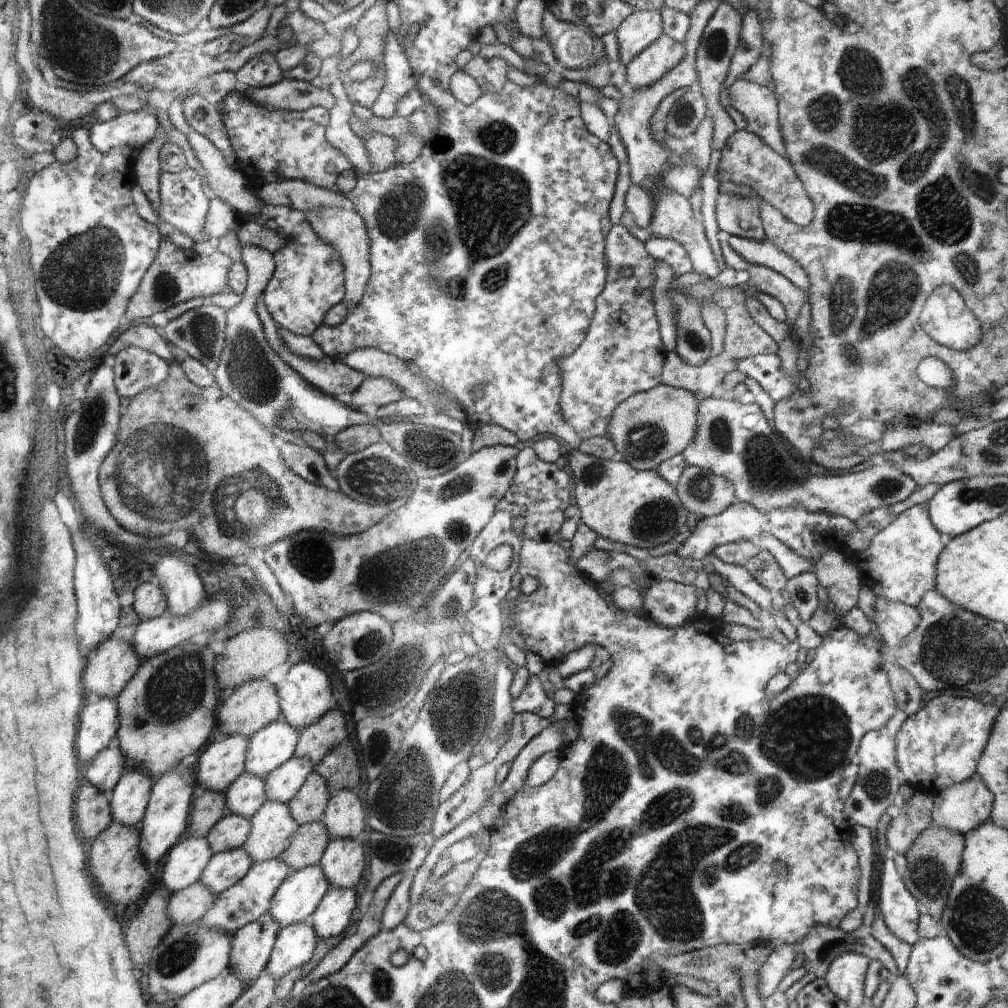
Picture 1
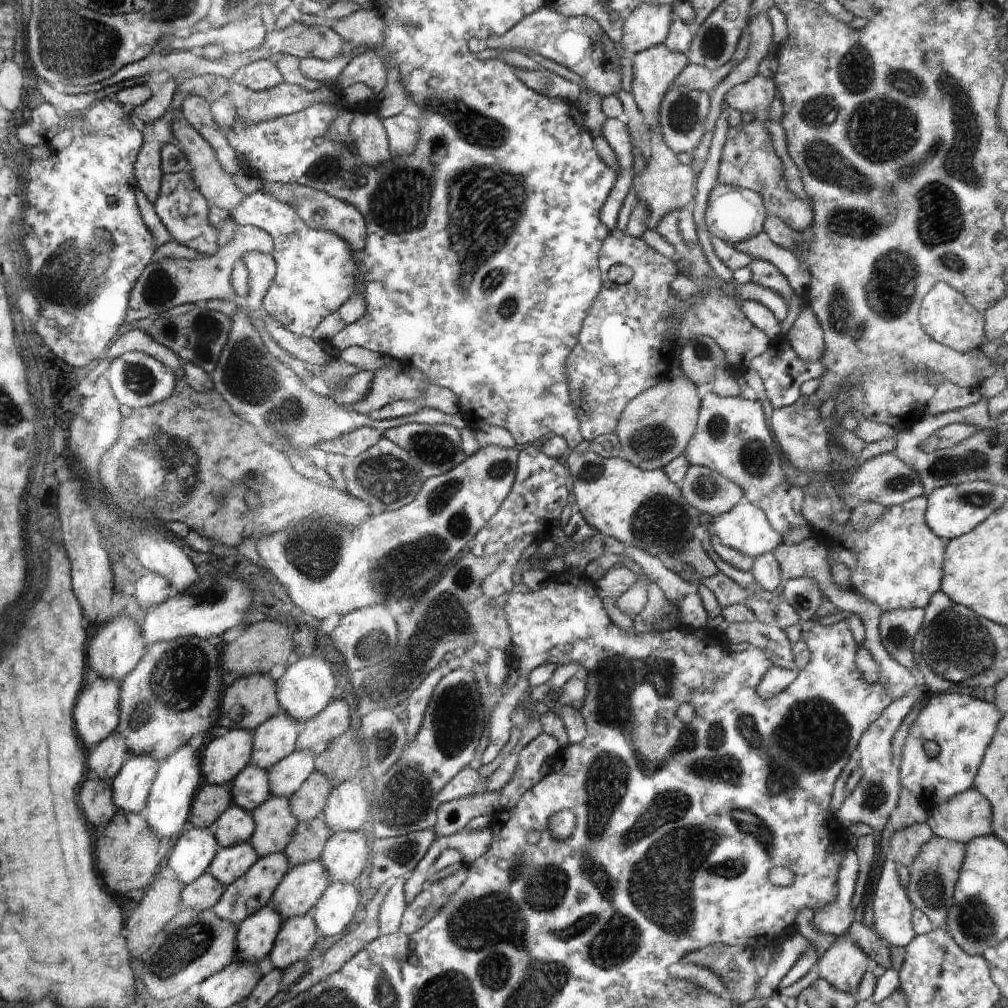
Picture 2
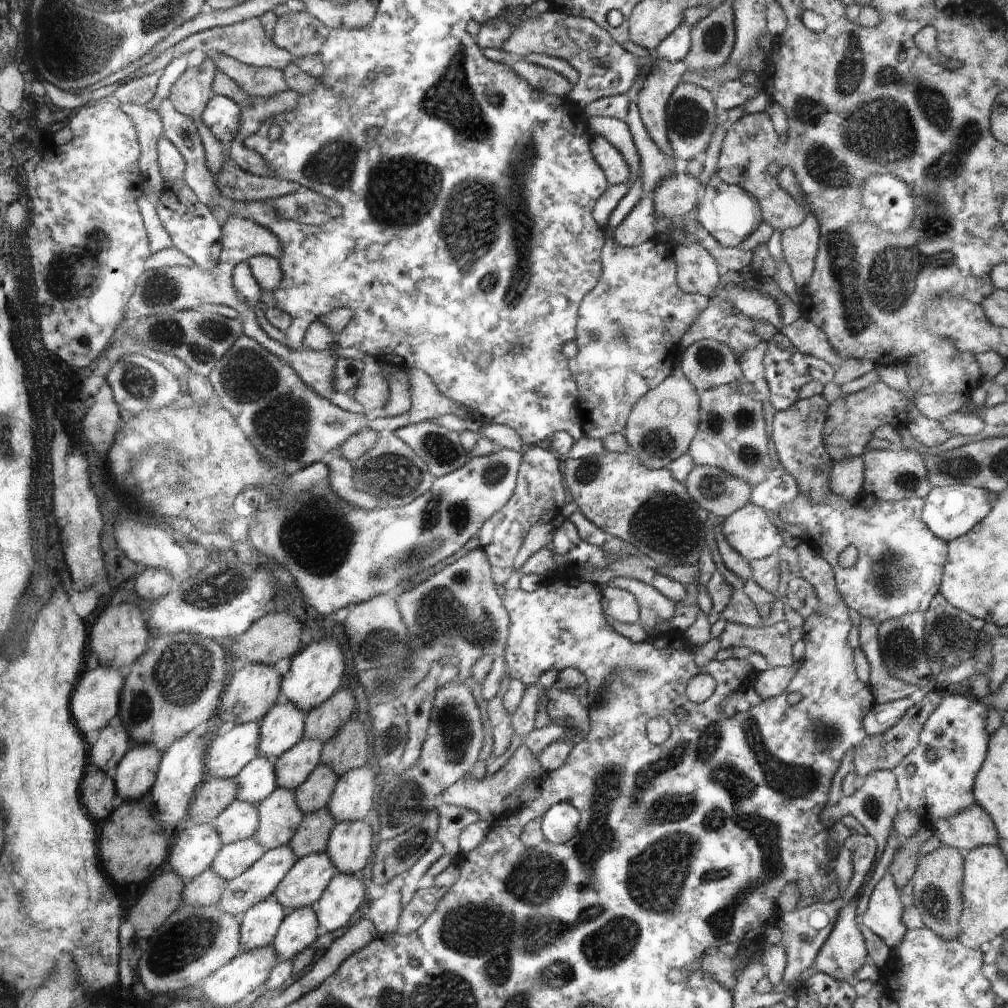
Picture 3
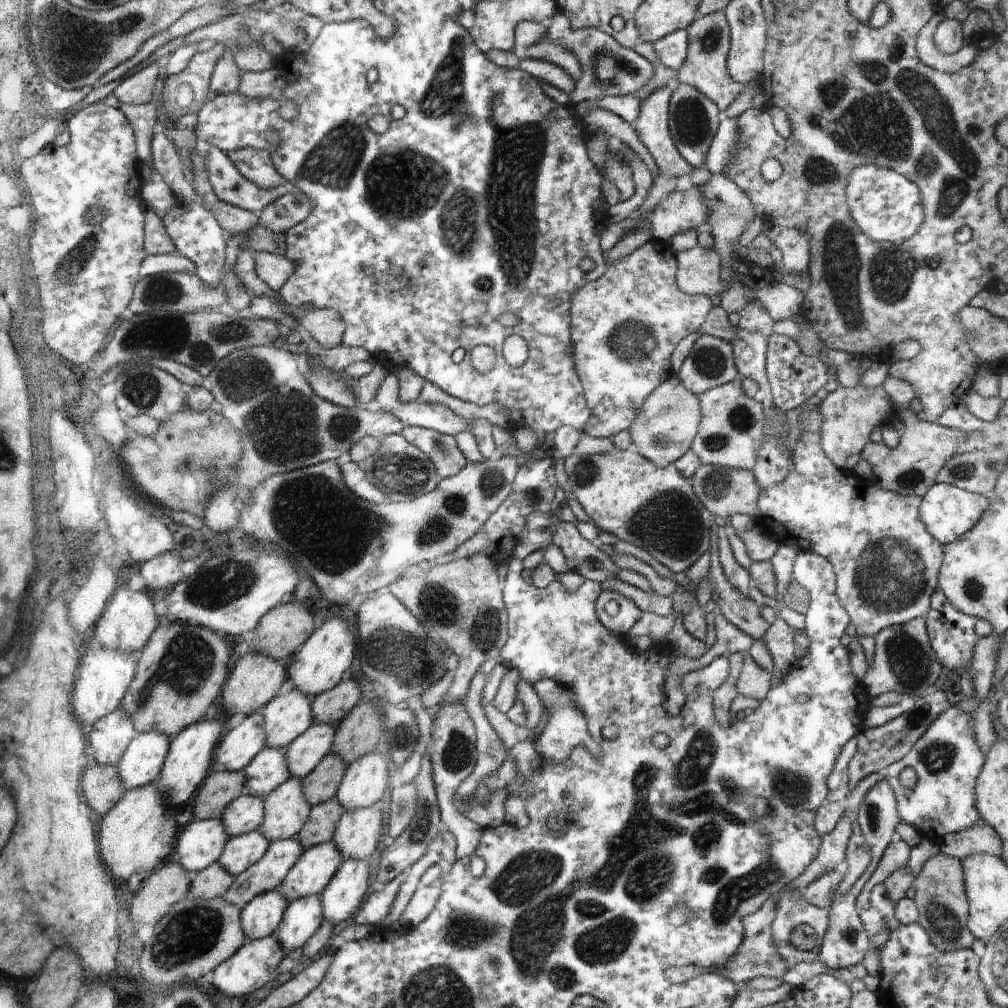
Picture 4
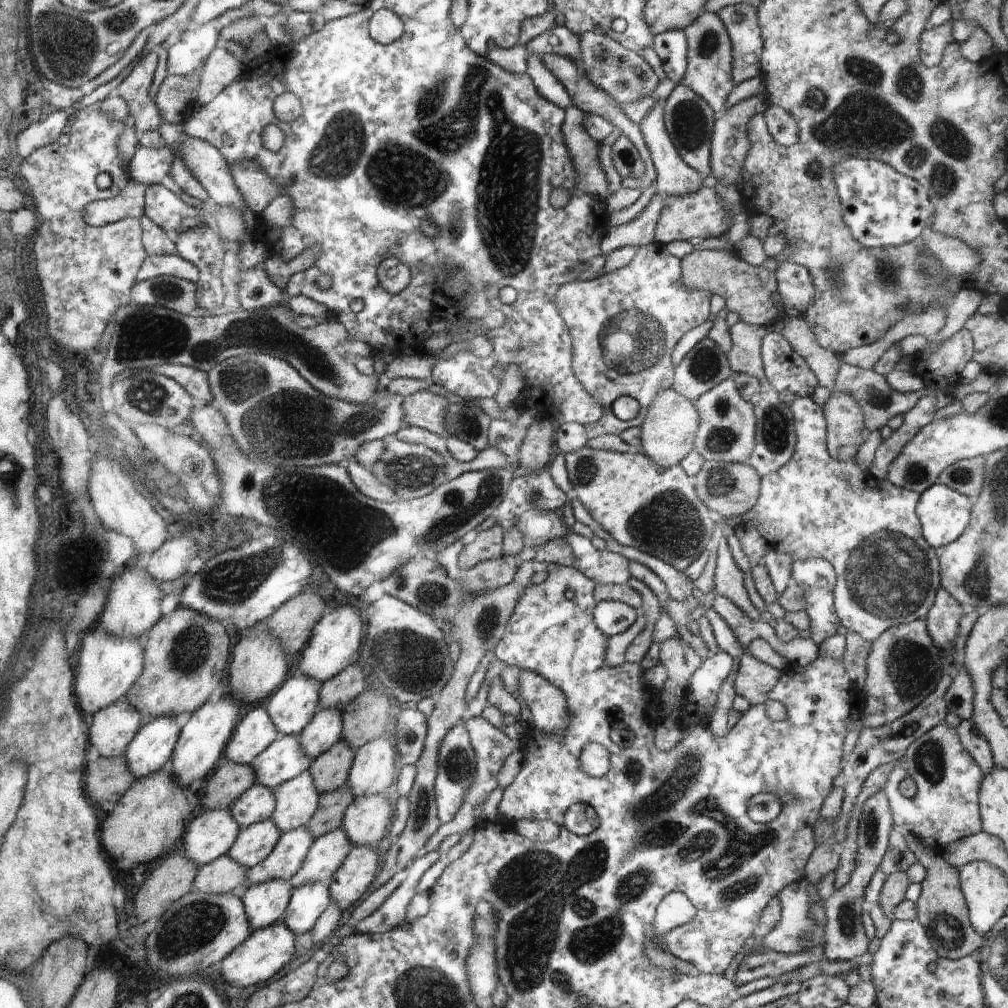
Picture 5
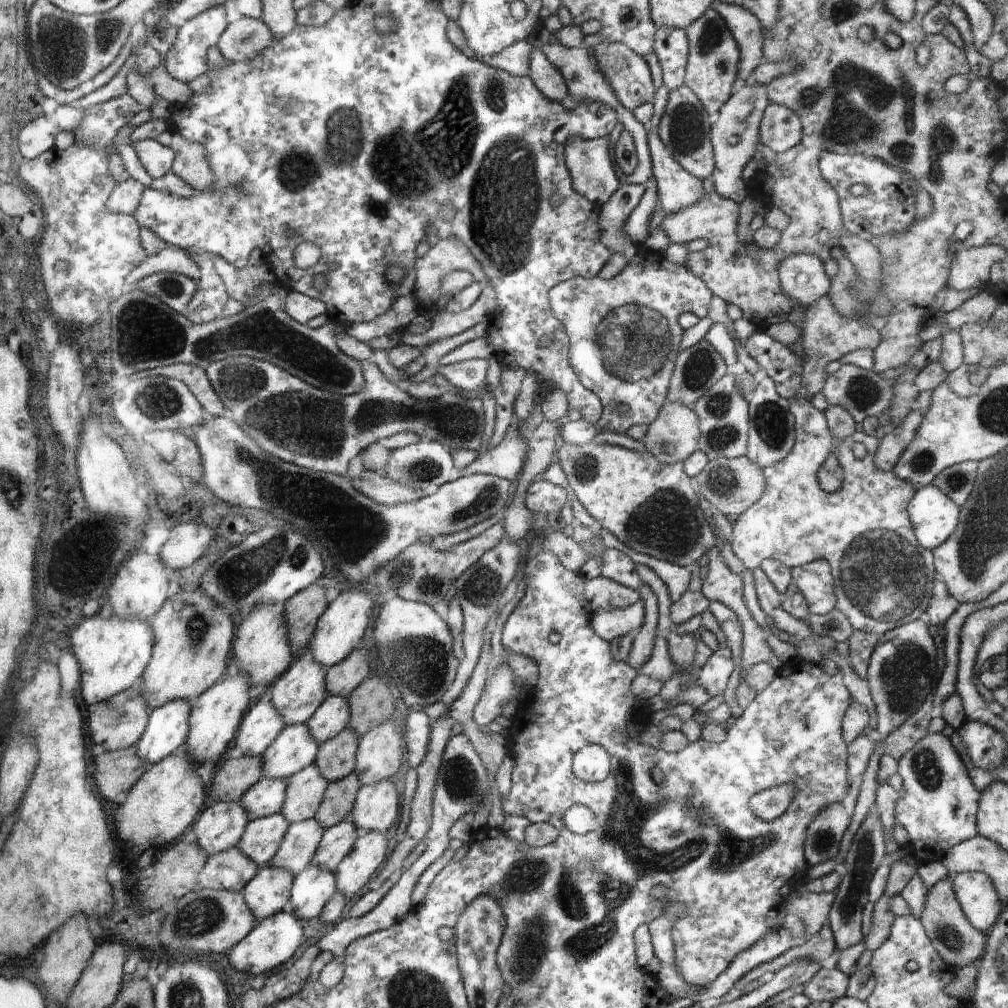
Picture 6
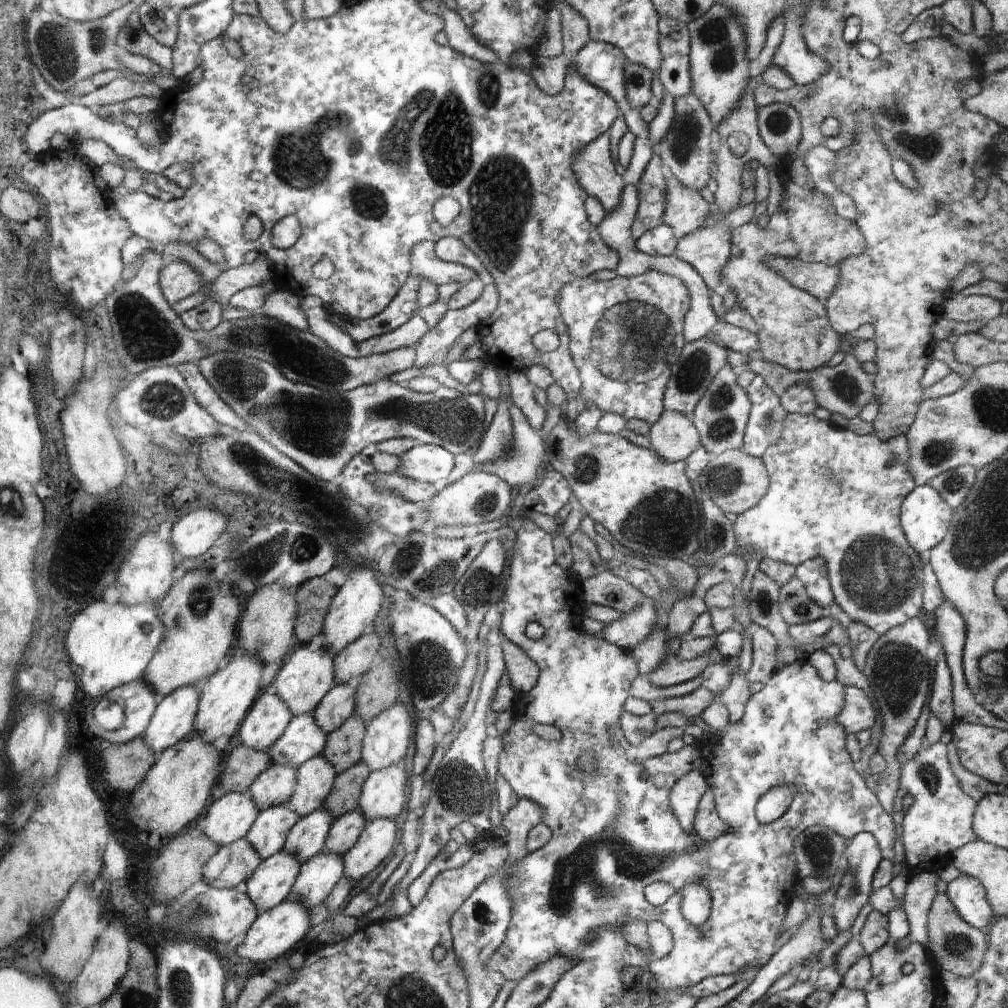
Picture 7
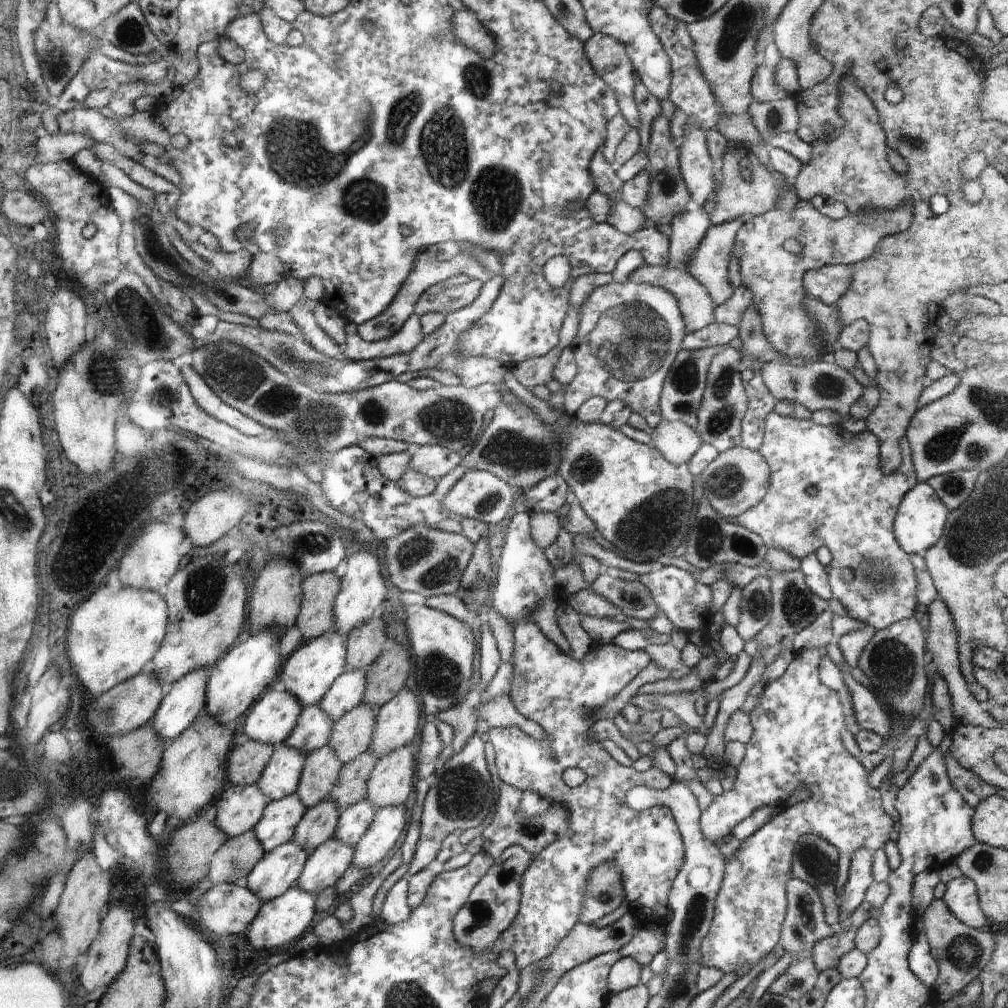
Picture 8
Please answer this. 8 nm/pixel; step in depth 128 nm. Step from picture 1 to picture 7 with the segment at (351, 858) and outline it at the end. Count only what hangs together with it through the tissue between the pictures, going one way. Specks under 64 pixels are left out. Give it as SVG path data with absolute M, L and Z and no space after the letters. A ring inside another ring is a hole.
M394 764L370 773L361 793L360 806L366 820L394 820L406 804L406 770L404 764Z

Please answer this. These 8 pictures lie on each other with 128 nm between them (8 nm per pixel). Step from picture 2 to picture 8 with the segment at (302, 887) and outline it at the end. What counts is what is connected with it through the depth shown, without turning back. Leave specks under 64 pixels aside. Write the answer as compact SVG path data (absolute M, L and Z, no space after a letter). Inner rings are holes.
M368 796L362 802L348 806L341 811L335 837L348 846L356 847L358 841L368 832L369 826L373 824L376 814L377 808Z

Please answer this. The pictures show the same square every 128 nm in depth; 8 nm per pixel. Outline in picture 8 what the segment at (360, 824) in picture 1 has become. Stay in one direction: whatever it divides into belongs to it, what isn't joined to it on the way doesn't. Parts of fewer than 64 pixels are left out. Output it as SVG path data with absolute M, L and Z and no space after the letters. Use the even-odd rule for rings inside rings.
M402 691L377 710L373 740L367 751L380 760L390 752L408 746L418 734L420 708L422 706L412 692Z

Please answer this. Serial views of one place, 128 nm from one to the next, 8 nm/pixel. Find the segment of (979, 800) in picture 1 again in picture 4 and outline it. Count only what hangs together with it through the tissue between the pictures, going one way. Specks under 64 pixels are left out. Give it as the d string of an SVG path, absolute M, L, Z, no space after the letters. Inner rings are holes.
M981 819L972 828L946 834L939 845L942 853L962 861L974 854L990 854L1001 858L1004 849L997 831Z

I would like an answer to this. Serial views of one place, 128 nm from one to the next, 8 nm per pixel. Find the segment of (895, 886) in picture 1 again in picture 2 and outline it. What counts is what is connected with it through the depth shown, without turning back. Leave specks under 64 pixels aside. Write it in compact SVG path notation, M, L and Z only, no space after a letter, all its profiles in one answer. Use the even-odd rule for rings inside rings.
M887 858L883 870L878 878L874 898L872 900L874 928L884 940L892 946L908 946L917 935L912 926L912 902L908 898L905 887L900 884L900 878L896 873L896 865L893 859Z

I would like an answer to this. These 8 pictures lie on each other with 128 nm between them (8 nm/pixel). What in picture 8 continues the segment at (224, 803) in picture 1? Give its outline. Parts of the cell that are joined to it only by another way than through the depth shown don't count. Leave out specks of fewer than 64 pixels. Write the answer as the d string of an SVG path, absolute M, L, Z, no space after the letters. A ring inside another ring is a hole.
M243 732L240 733L234 744L229 760L229 784L251 785L258 783L266 765L273 758L275 746L256 742Z

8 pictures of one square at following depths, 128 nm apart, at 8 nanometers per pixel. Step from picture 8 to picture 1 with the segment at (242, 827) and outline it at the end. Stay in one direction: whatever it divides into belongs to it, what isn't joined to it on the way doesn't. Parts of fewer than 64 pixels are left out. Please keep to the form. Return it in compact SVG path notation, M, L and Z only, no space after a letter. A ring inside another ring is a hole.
M187 836L171 852L166 860L168 866L164 868L164 880L168 884L168 891L174 894L202 881L202 876L215 855L208 837Z

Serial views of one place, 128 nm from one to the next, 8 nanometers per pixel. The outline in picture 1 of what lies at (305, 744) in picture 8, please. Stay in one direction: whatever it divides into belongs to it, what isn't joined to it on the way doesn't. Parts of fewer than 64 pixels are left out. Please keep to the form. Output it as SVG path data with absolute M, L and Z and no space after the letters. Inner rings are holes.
M248 772L242 773L227 793L230 813L244 816L246 820L252 820L268 800L265 779Z

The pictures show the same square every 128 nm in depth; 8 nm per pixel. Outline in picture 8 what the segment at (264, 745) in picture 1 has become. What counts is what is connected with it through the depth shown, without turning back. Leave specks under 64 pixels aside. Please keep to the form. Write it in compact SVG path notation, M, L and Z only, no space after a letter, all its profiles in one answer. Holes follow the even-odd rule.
M329 631L320 638L305 642L296 649L282 667L282 680L286 690L298 699L303 707L319 704L325 694L332 688L333 682L345 672L346 665L346 640L338 631Z

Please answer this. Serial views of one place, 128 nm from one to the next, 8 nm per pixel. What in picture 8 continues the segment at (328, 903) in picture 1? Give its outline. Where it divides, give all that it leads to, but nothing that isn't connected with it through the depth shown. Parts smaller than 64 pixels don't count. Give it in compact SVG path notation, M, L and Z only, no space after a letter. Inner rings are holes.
M405 806L377 809L373 824L354 847L353 866L358 866L363 874L379 867L381 860L388 856L401 832L404 832L404 812Z

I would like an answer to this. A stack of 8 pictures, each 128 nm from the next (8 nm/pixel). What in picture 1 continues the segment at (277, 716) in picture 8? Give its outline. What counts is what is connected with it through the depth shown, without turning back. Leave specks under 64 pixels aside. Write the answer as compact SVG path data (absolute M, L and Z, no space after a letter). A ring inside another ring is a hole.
M242 734L227 735L210 744L196 764L201 791L228 792L245 772L249 745L249 738Z

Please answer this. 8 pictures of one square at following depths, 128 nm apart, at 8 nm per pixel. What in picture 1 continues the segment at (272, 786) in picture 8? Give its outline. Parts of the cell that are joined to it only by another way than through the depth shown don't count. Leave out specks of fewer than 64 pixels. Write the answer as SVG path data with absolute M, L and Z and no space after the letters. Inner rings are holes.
M228 813L207 836L208 842L215 854L230 852L246 844L252 828L252 820L246 820L244 816L238 816L238 814Z

